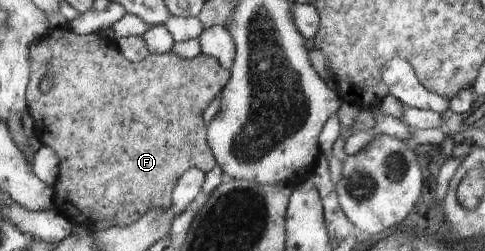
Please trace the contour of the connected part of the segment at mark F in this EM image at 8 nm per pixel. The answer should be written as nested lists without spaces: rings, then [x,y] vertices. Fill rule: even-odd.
[[[67,25],[54,30],[50,30],[45,36],[39,37],[35,44],[29,47],[30,79],[27,83],[26,101],[27,112],[34,122],[34,134],[37,139],[45,146],[52,148],[59,157],[59,176],[57,182],[52,186],[55,194],[53,194],[53,202],[55,207],[61,211],[76,229],[81,226],[87,226],[93,229],[94,225],[101,220],[107,220],[113,227],[125,227],[133,224],[151,208],[161,208],[161,210],[169,210],[172,208],[173,188],[177,186],[177,181],[190,168],[202,170],[204,173],[211,172],[212,168],[217,166],[217,162],[206,137],[206,125],[201,120],[201,114],[209,108],[209,104],[220,95],[223,87],[229,82],[231,73],[229,69],[221,67],[219,61],[215,57],[210,57],[200,53],[195,58],[184,59],[175,56],[173,52],[151,54],[145,60],[139,61],[137,64],[127,62],[127,58],[119,52],[114,41],[99,35],[97,32],[85,35],[78,35],[73,32]],[[51,78],[53,80],[53,88],[49,92],[39,92],[39,82]]]

